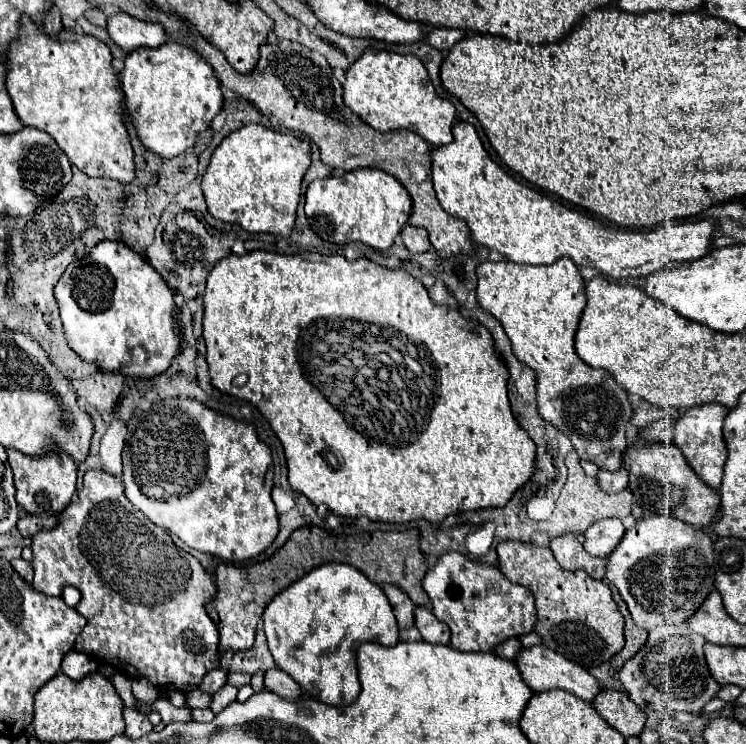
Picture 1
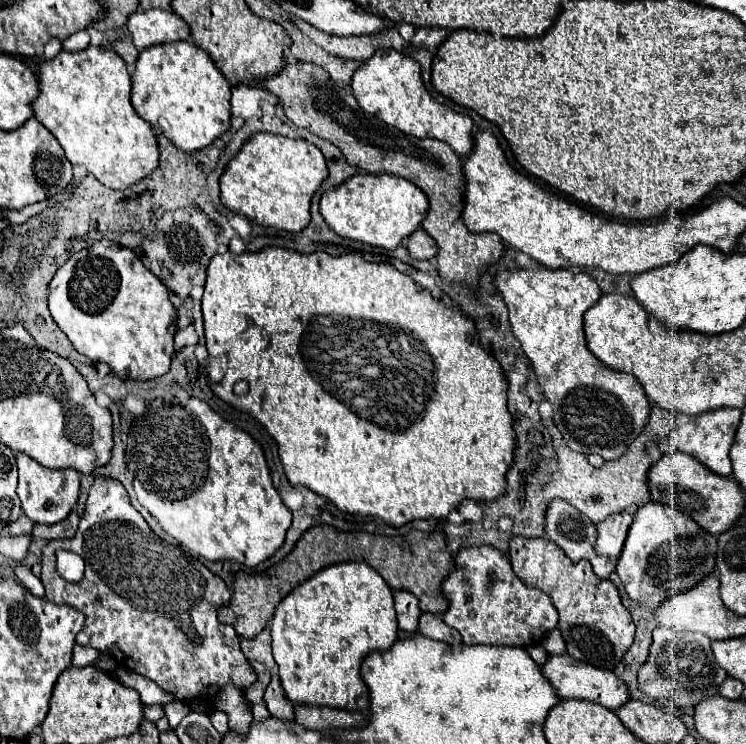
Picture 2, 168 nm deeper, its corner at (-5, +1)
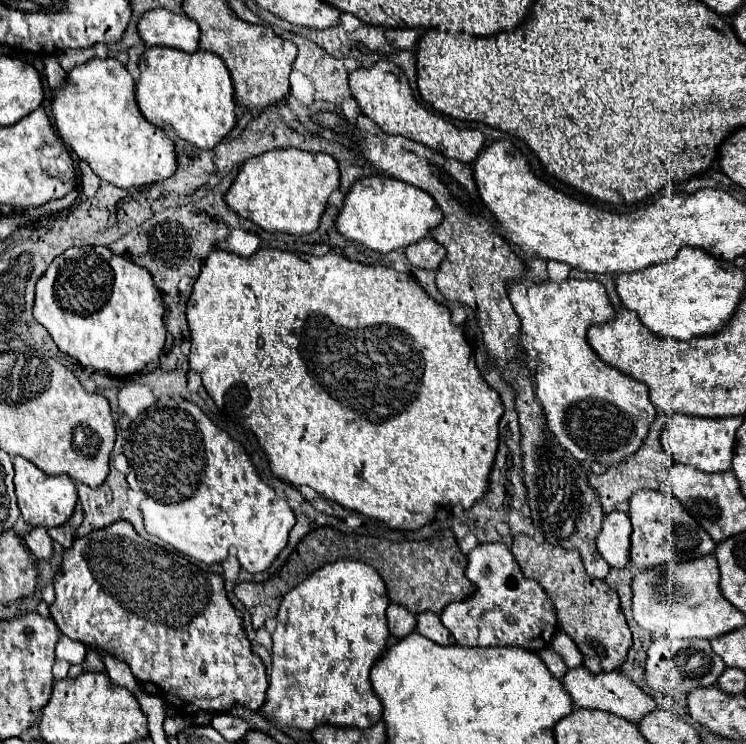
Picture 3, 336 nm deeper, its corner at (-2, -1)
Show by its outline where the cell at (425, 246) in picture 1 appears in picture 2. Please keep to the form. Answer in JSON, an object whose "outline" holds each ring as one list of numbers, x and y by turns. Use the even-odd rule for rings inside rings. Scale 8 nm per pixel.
{"outline":[[416,229,408,237,406,247,414,259,432,259,436,255,436,241,424,229]]}

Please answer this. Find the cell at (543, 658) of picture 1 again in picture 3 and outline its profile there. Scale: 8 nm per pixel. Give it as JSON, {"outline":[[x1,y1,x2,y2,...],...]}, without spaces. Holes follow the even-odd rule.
{"outline":[[577,667,577,669,569,669,567,675,563,677,563,687,569,691,569,695,573,697,573,705,575,707,583,707,583,709,601,709,601,711,609,711,615,713,627,721,639,723,647,713,655,711,655,701,653,697,649,697,641,687,637,687,631,679,627,679,621,671,609,671,609,673,591,673,585,667]]}

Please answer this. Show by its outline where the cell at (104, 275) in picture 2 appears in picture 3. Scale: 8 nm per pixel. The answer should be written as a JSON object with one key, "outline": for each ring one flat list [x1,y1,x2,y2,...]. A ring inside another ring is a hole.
{"outline":[[101,245,69,247,57,259,53,259,35,287,33,317,47,329,59,351,77,359,83,367,91,367,113,377,149,373,159,365,159,357,167,339,163,313,165,305,161,293,153,285,149,271,135,265,131,259,111,253,107,247]]}

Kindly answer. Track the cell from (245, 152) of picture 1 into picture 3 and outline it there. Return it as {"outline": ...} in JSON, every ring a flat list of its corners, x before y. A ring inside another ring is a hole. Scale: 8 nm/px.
{"outline":[[289,149,267,151,249,159,225,195,225,203,267,233,303,235,319,227,329,195,339,189,339,165,331,155]]}

